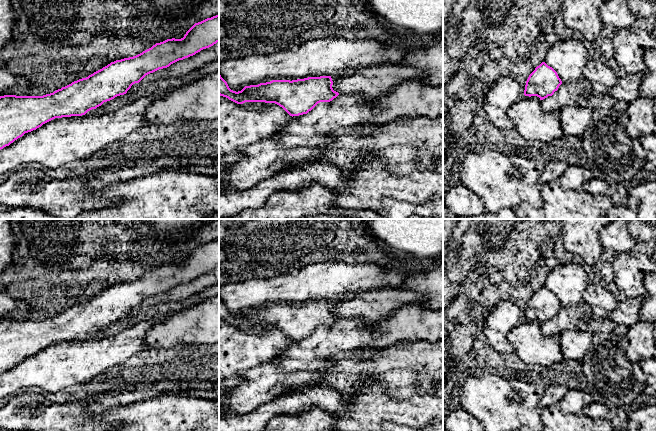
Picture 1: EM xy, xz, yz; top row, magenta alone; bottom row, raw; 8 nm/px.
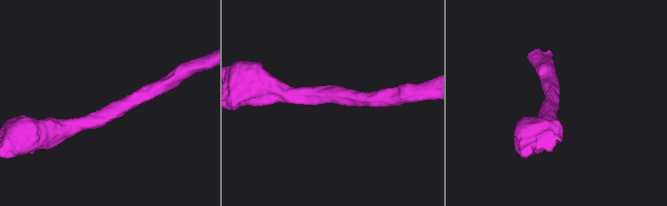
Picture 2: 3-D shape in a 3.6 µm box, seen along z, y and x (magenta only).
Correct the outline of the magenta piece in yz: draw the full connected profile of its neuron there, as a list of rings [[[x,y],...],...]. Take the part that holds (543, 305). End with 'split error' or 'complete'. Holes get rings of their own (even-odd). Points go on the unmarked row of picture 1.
[[[542,286],[535,294],[529,299],[524,319],[537,320],[540,324],[552,320],[562,308],[557,296],[545,286]]]; complete

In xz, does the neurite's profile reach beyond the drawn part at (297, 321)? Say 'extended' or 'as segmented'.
as segmented

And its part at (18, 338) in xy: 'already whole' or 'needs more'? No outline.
already whole

